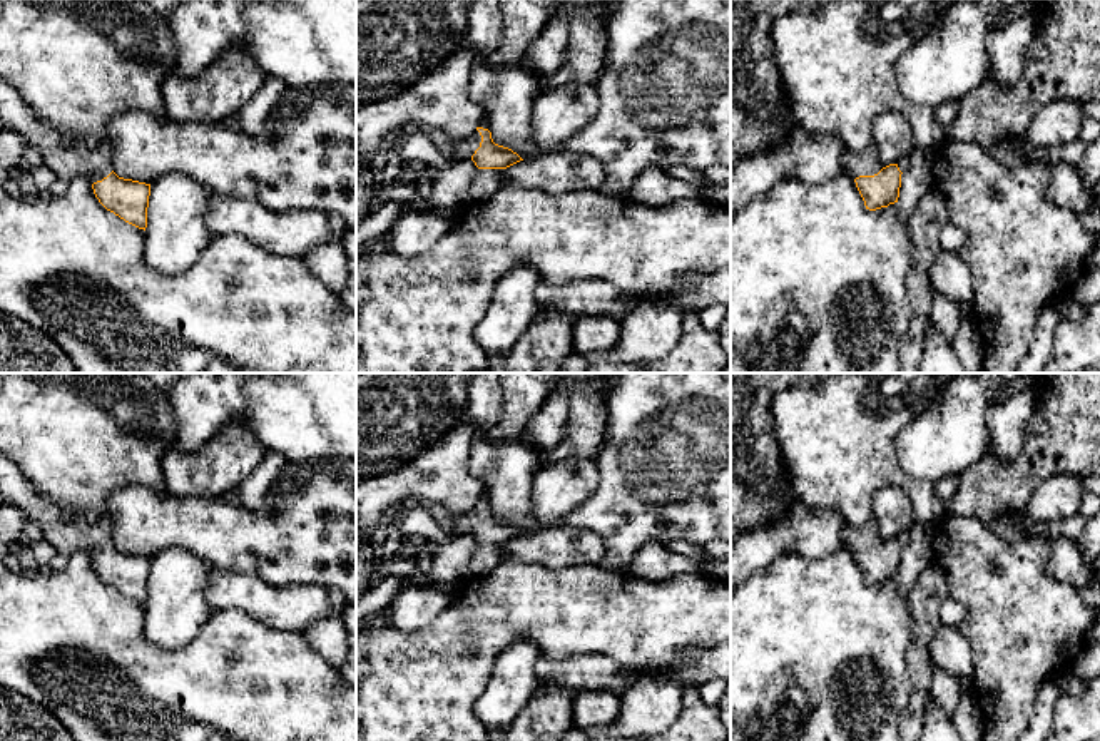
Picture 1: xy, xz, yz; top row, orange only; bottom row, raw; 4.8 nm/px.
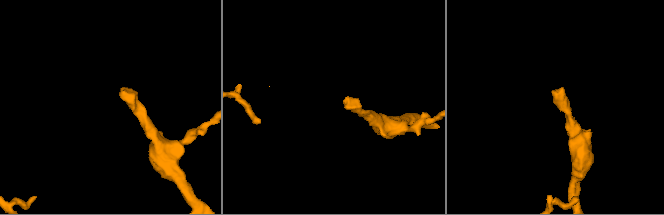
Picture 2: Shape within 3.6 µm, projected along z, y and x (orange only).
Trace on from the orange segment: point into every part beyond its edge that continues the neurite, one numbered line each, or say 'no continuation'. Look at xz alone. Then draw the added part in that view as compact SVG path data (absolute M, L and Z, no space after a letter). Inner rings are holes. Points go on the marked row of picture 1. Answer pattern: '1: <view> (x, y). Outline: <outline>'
1: xz (463, 149). Outline: M428 129L428 137L435 144L435 147L445 154L448 159L471 159L475 151L480 147L481 135L475 129L475 132L463 141L453 142L443 130Z

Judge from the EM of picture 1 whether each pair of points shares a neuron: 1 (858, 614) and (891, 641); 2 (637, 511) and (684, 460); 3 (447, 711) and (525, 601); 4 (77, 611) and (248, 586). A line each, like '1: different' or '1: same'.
1: same
2: same
3: same
4: different

